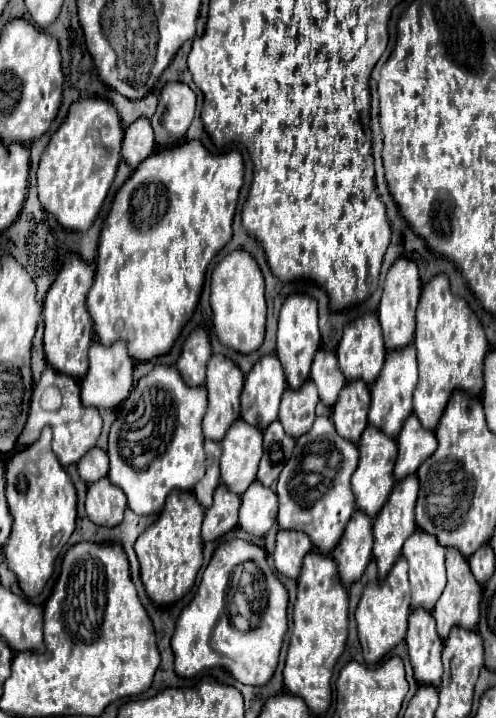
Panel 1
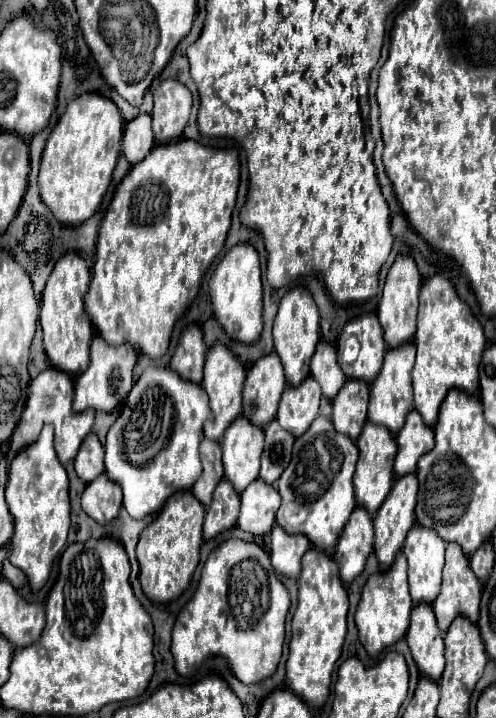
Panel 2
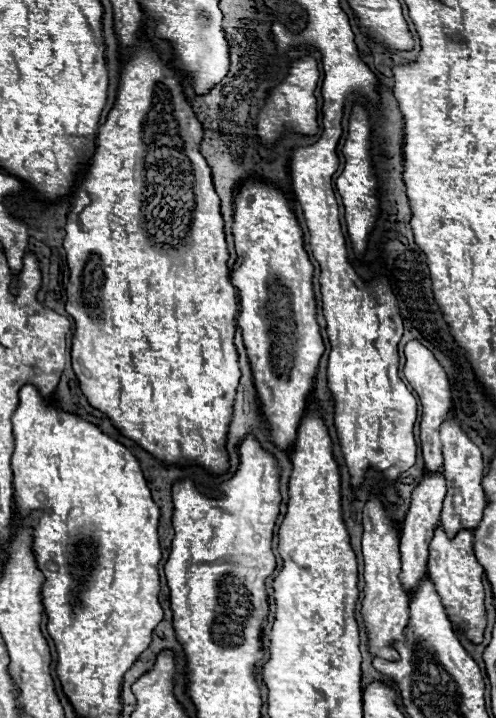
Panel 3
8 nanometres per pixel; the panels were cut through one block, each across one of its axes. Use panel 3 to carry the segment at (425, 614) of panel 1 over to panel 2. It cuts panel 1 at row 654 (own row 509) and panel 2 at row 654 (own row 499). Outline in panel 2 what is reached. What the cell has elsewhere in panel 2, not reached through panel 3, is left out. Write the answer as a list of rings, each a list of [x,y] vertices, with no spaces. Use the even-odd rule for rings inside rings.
[[[422,602],[412,608],[406,640],[420,674],[438,680],[444,670],[444,634],[430,604]]]

